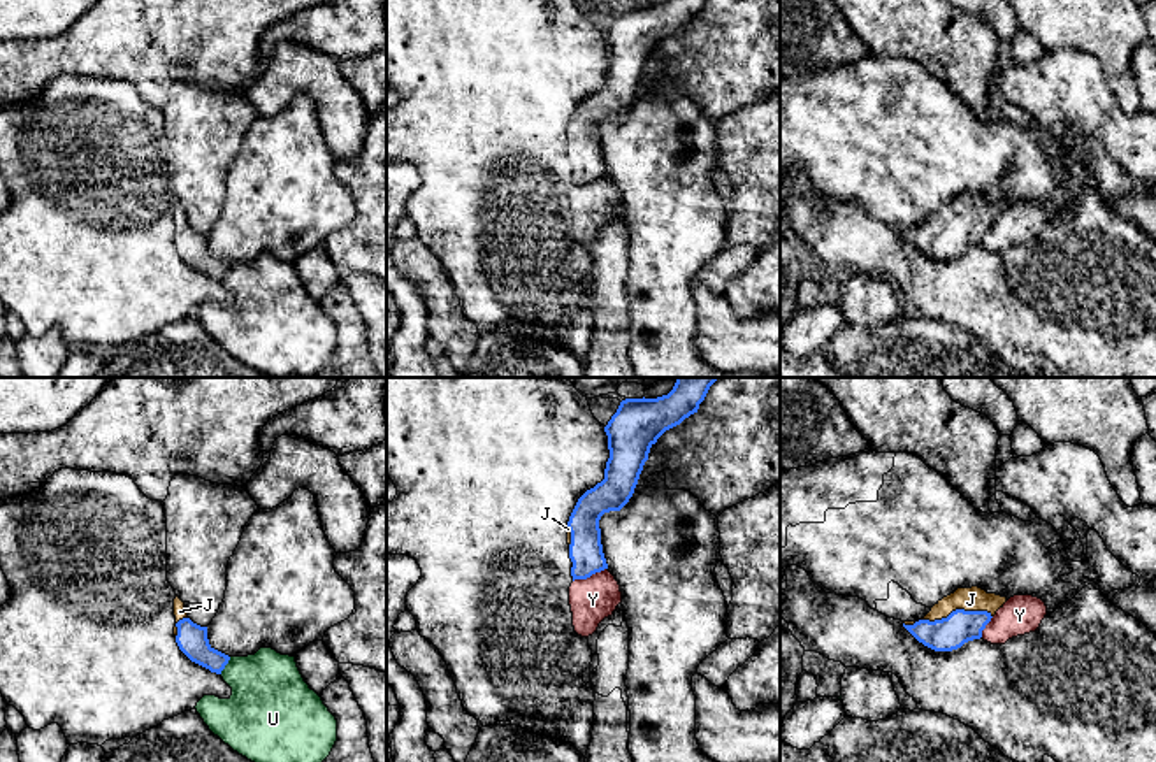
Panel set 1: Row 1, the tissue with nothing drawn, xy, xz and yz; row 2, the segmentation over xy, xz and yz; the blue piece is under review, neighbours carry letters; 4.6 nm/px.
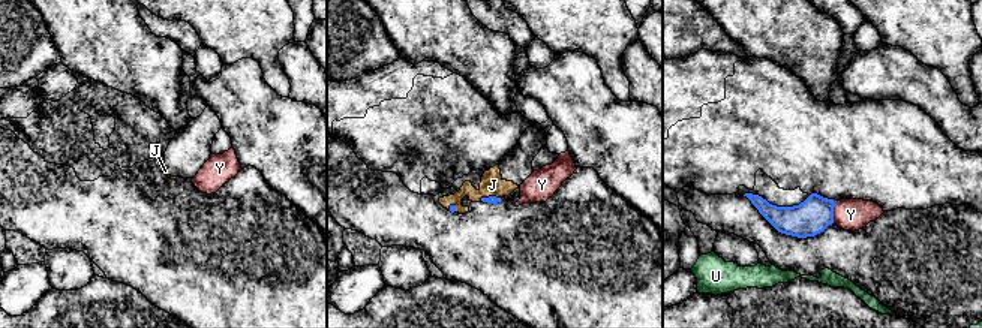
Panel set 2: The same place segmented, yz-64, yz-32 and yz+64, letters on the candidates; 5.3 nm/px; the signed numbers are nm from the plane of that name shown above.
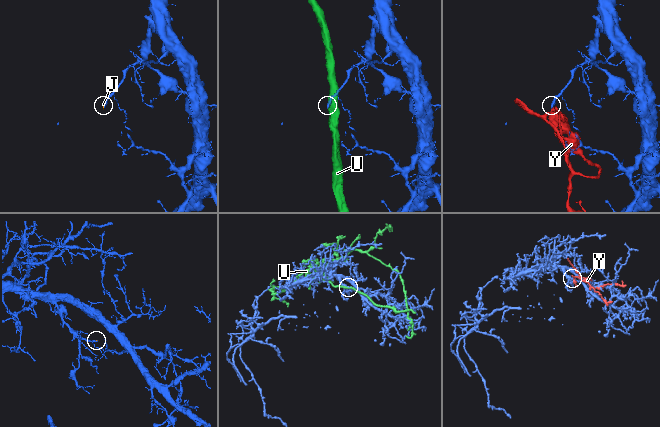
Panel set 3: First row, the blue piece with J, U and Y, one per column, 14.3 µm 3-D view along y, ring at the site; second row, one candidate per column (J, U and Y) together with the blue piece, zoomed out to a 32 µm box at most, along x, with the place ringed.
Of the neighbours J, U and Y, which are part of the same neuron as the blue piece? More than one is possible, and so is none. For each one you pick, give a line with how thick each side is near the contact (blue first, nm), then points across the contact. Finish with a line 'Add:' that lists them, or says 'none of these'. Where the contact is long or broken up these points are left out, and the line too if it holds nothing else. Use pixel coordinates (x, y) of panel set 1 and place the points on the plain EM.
J: calibres 150 and 110 nm; way yz (951, 239), (949, 222), (970, 206)
Add: J

